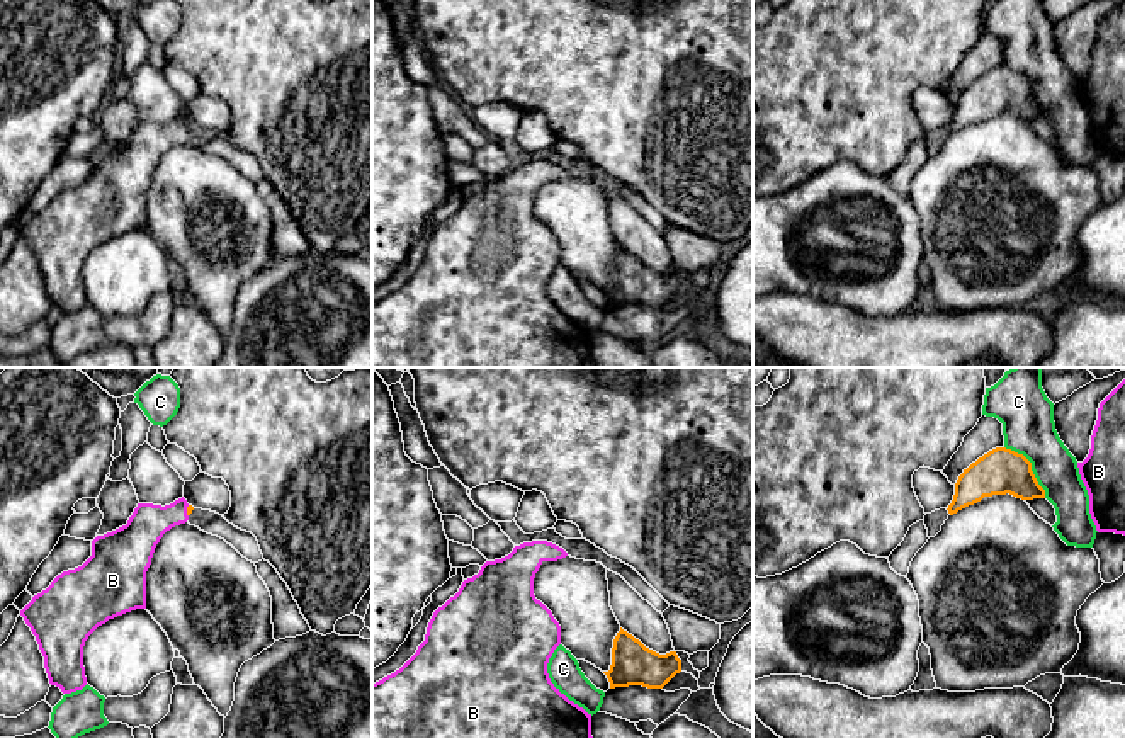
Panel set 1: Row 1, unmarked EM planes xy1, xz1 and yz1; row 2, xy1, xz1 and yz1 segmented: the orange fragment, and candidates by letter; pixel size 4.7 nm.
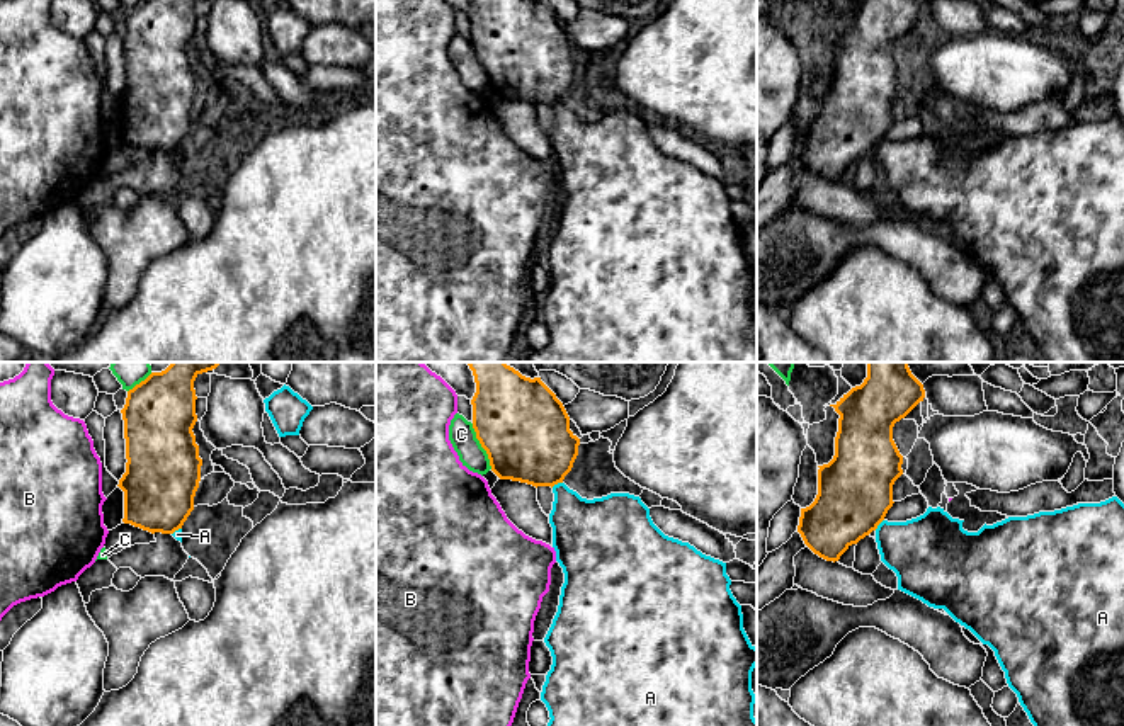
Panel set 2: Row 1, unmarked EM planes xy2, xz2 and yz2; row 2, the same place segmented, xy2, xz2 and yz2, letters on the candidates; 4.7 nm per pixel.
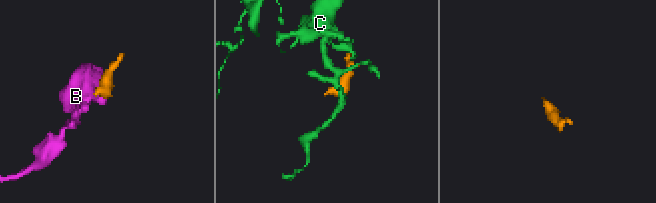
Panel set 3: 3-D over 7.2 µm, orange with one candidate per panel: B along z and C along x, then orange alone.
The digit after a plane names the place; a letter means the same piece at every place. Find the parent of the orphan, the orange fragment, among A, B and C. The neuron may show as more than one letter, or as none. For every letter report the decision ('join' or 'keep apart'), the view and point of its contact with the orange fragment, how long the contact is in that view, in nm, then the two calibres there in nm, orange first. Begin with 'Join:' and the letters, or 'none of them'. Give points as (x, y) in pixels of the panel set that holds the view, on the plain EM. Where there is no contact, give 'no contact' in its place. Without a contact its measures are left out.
Join: B
A: keep apart; meets orange in xz2 at (556, 102); contact 60 nm long; 400 nm thick on the orange side, 280 nm on the other
B: join; meets orange in xy1 at (187, 130); contact 60 nm long; 30 nm thick on the orange side, 180 nm on the other
C: keep apart; meets orange in yz1 at (1030, 87); contact 320 nm long; 220 nm thick on the orange side, 260 nm on the other

